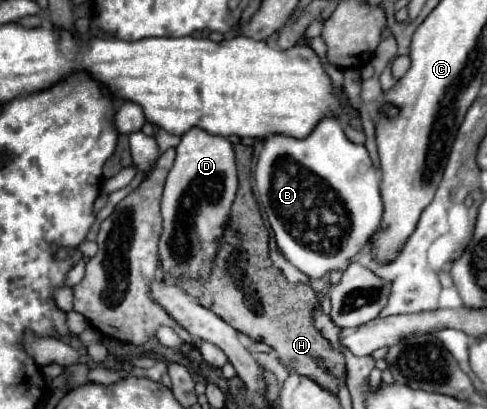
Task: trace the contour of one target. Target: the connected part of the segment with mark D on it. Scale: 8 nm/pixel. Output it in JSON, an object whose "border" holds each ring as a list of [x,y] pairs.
{"border":[[[201,128],[187,130],[177,146],[177,158],[169,170],[161,202],[163,232],[159,238],[159,262],[167,280],[175,280],[183,274],[191,278],[209,276],[211,258],[217,254],[235,192],[237,166],[233,144],[223,136],[207,134]]]}

